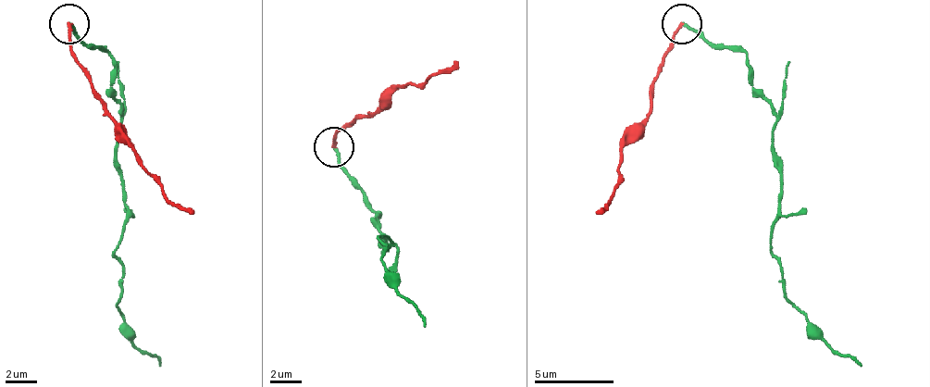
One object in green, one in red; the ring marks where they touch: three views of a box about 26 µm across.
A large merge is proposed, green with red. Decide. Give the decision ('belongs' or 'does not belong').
does not belong

